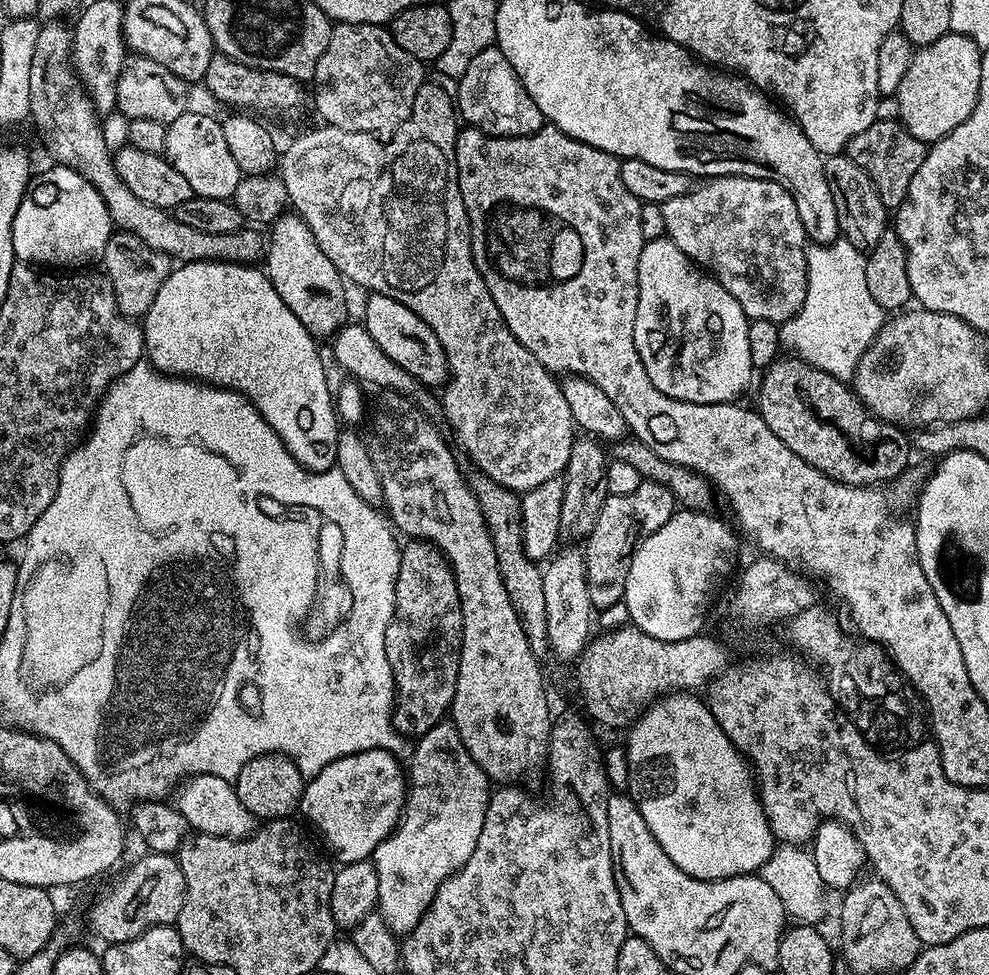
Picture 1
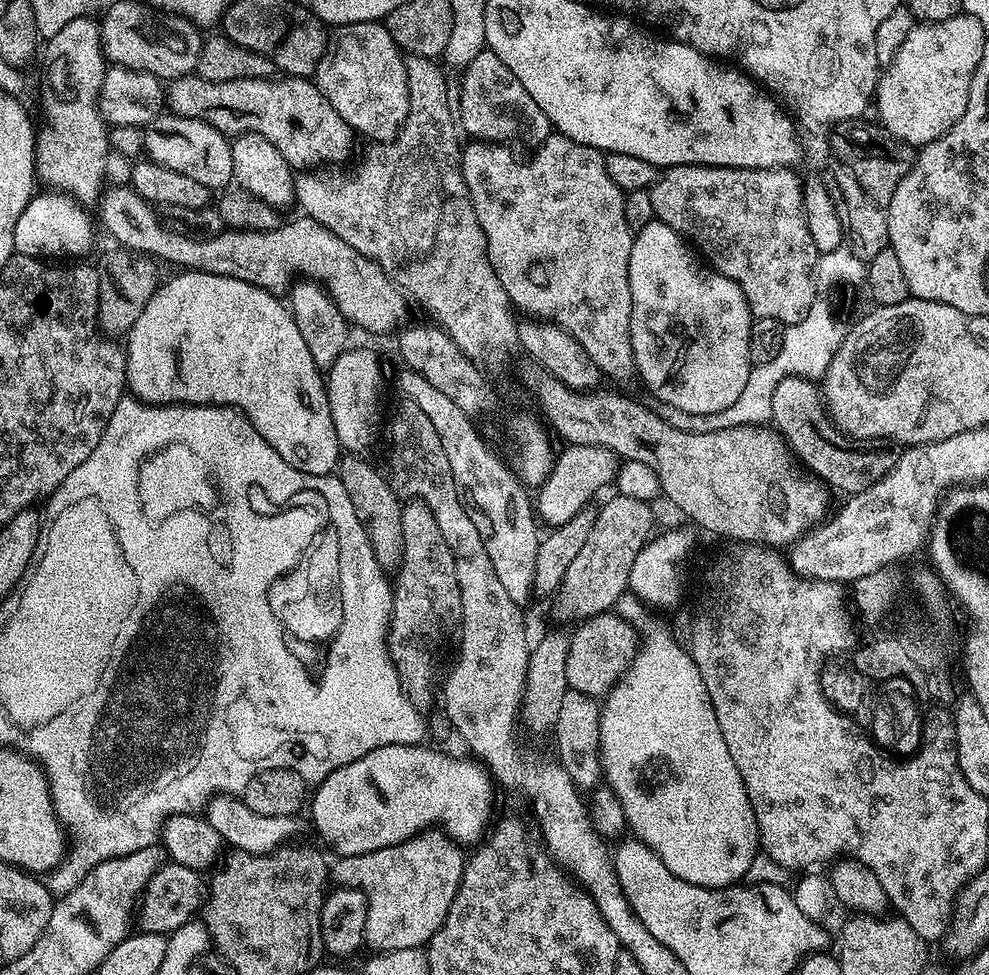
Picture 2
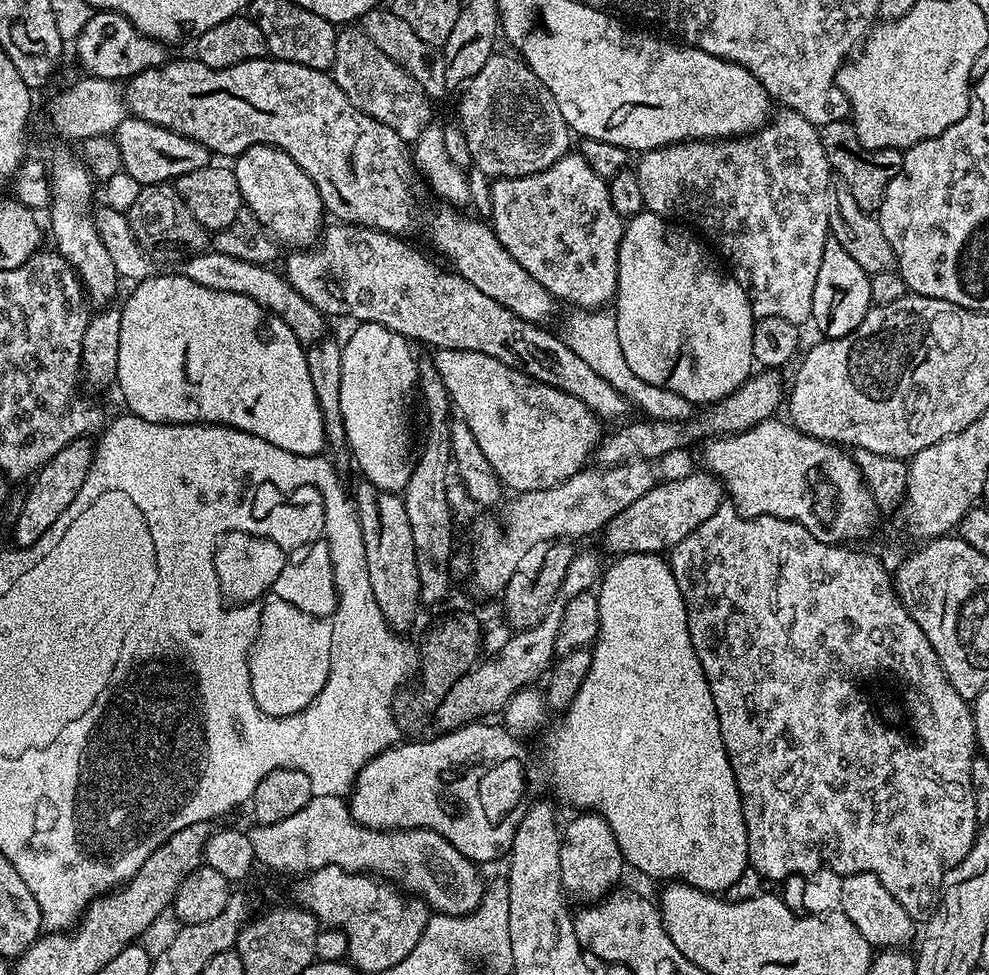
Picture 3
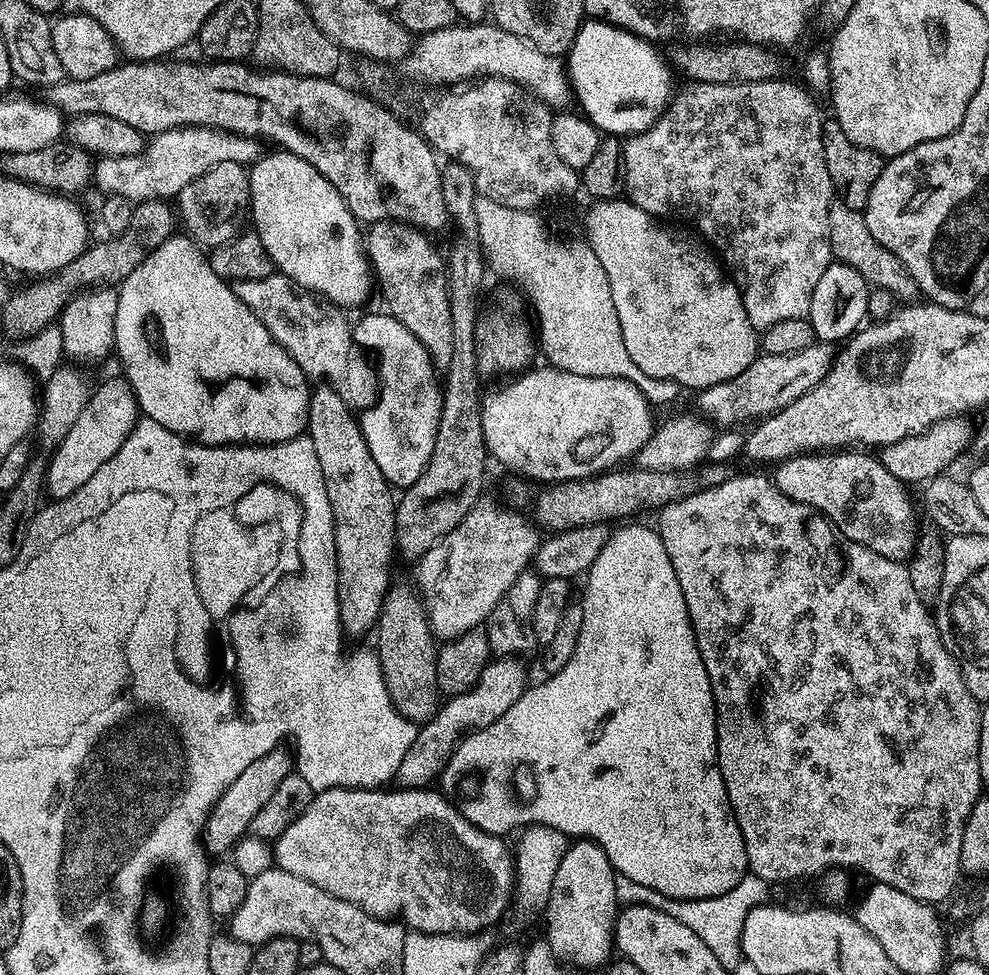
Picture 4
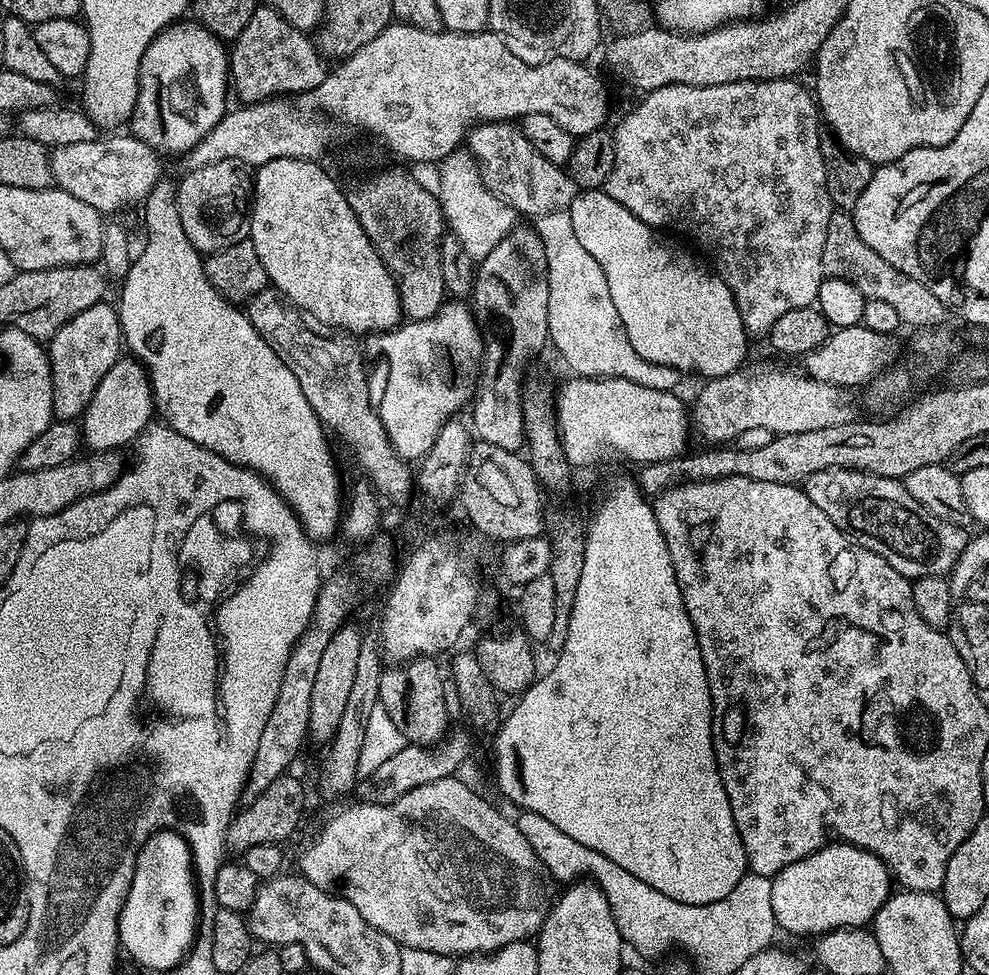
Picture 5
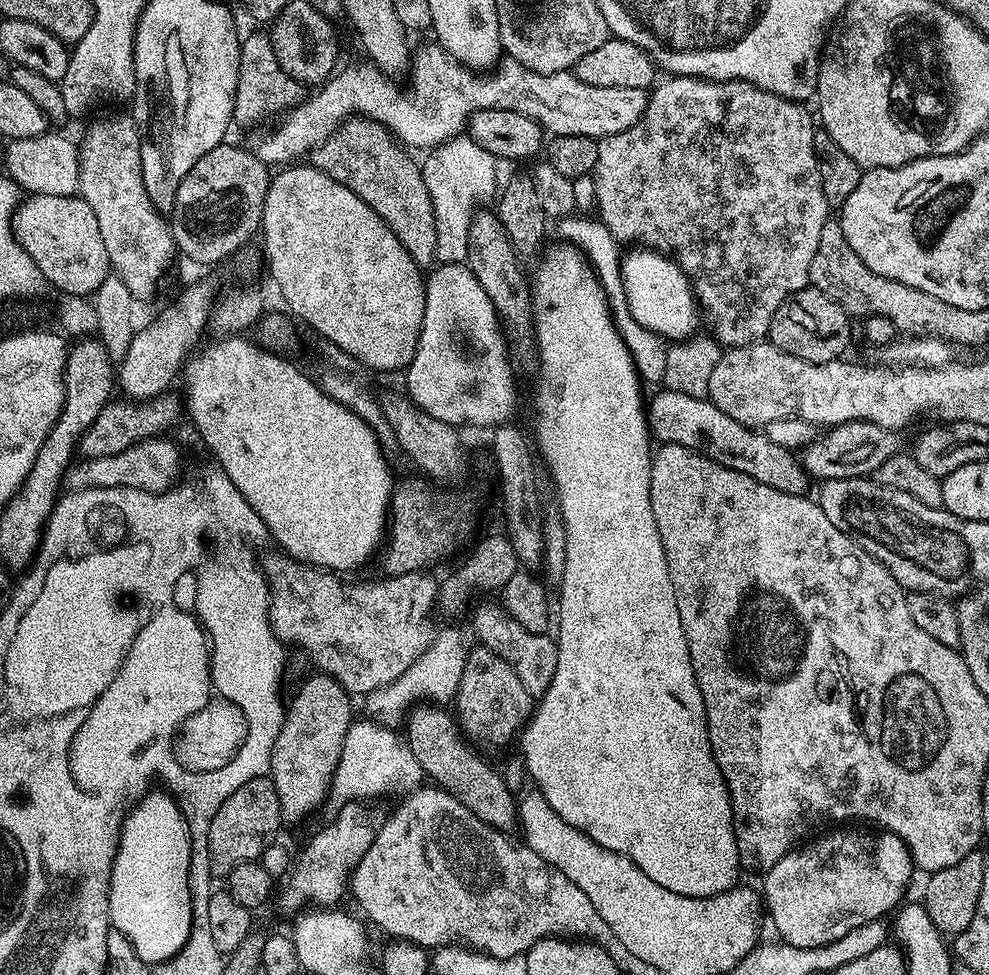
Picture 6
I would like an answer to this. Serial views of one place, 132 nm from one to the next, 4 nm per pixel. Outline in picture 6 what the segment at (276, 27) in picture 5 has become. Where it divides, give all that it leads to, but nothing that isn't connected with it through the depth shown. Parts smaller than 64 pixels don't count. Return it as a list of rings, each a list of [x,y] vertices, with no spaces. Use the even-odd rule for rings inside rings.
[[[267,31],[252,32],[241,39],[238,86],[234,94],[232,111],[237,125],[252,124],[255,120],[270,115],[271,112],[279,113],[281,110],[287,110],[293,104],[300,103],[305,92],[305,85],[300,84],[290,74],[286,74],[286,70],[282,70],[278,54],[274,54],[271,35]]]

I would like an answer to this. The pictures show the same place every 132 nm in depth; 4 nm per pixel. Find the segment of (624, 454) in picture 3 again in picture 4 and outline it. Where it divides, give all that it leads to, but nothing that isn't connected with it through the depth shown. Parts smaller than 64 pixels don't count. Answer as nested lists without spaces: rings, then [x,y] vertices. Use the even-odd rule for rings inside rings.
[[[814,342],[810,346],[806,346],[806,350],[798,350],[798,354],[776,354],[771,356],[765,352],[761,353],[741,374],[730,378],[726,382],[718,382],[709,388],[699,389],[695,393],[696,408],[705,416],[701,416],[705,421],[711,422],[713,425],[720,424],[716,426],[724,430],[731,429],[733,426],[744,426],[740,424],[746,423],[747,420],[752,420],[751,422],[759,421],[763,417],[771,416],[772,413],[790,406],[790,402],[802,398],[802,394],[806,394],[806,390],[818,386],[818,382],[828,373],[833,359],[834,348],[828,342]]]

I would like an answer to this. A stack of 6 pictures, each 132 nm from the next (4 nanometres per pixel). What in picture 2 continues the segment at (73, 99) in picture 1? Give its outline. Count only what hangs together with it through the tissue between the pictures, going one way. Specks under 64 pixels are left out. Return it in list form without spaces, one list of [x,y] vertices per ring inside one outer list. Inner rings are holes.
[[[130,186],[109,187],[103,193],[98,207],[101,208],[100,218],[104,222],[105,230],[120,243],[117,245],[121,249],[133,250],[150,258],[158,256],[170,264],[178,264],[178,268],[182,270],[209,272],[226,278],[238,278],[242,282],[250,282],[254,286],[266,290],[272,296],[281,298],[289,295],[290,289],[297,283],[298,278],[303,278],[305,281],[320,285],[328,293],[328,297],[335,302],[338,310],[342,310],[349,325],[356,327],[357,324],[358,327],[365,328],[368,332],[388,332],[391,328],[399,329],[405,323],[403,320],[406,296],[400,285],[375,260],[363,256],[354,246],[350,246],[322,222],[309,216],[297,215],[297,220],[292,220],[289,224],[288,221],[281,223],[279,228],[265,232],[225,230],[208,240],[195,240],[169,227],[158,215],[157,209],[147,200],[142,199]]]

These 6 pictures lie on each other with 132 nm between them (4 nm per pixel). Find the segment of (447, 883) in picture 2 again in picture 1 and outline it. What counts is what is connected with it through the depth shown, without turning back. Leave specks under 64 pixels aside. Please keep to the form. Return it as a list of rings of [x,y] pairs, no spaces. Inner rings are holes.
[[[451,722],[435,724],[426,735],[417,739],[410,763],[412,765],[406,768],[406,795],[400,822],[372,851],[370,857],[378,874],[378,913],[395,934],[407,934],[414,930],[414,926],[418,926],[438,886],[442,886],[442,882],[446,882],[446,878],[450,878],[468,861],[470,854],[474,854],[474,846],[478,846],[478,834],[482,834],[482,822],[486,822],[486,806],[490,795],[488,776],[482,766],[470,758],[470,750],[466,750],[455,724]]]

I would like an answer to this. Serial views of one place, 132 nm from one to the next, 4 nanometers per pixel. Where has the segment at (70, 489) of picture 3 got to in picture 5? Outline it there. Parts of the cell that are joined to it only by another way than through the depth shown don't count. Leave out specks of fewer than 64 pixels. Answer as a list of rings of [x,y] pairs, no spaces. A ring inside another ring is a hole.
[[[122,358],[94,390],[90,406],[82,417],[82,440],[93,453],[123,449],[123,444],[131,445],[140,433],[148,427],[154,416],[152,399],[152,378],[143,364],[135,358]]]

